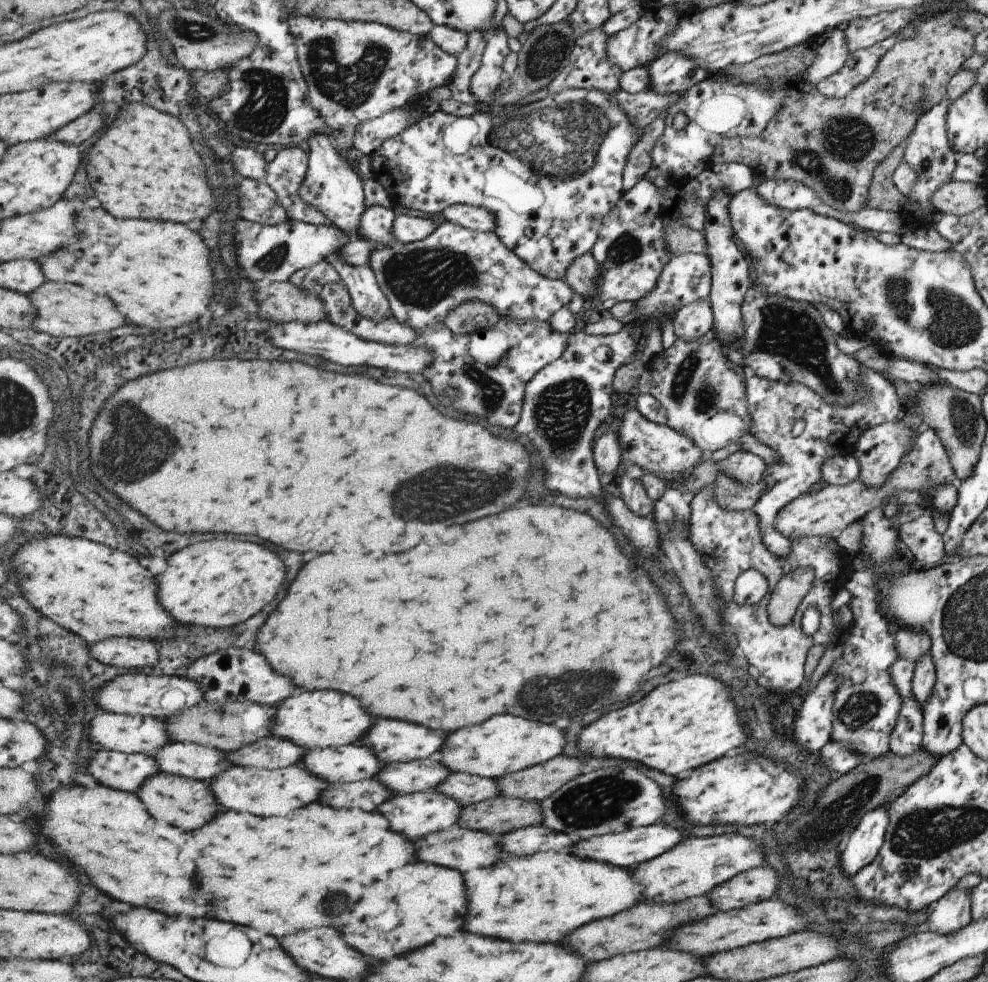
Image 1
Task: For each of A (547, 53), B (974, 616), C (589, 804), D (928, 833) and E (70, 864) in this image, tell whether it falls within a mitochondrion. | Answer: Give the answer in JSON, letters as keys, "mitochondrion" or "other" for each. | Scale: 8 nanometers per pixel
{"A":"mitochondrion","B":"mitochondrion","C":"mitochondrion","D":"mitochondrion","E":"other"}

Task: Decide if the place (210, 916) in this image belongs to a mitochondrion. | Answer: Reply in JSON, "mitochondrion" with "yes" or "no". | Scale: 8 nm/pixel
{"mitochondrion":"no"}

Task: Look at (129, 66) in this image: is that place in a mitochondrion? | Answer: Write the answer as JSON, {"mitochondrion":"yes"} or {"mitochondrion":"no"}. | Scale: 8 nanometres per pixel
{"mitochondrion":"no"}

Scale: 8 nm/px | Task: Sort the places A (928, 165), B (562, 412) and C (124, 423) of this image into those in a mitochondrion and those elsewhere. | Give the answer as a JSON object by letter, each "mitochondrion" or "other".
{"A":"mitochondrion","B":"mitochondrion","C":"mitochondrion"}

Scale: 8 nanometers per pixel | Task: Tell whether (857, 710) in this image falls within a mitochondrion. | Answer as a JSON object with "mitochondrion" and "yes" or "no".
{"mitochondrion":"yes"}

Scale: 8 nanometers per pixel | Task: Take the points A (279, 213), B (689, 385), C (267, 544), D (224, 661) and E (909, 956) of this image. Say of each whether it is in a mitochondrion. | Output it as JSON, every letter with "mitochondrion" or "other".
{"A":"other","B":"mitochondrion","C":"other","D":"other","E":"other"}

